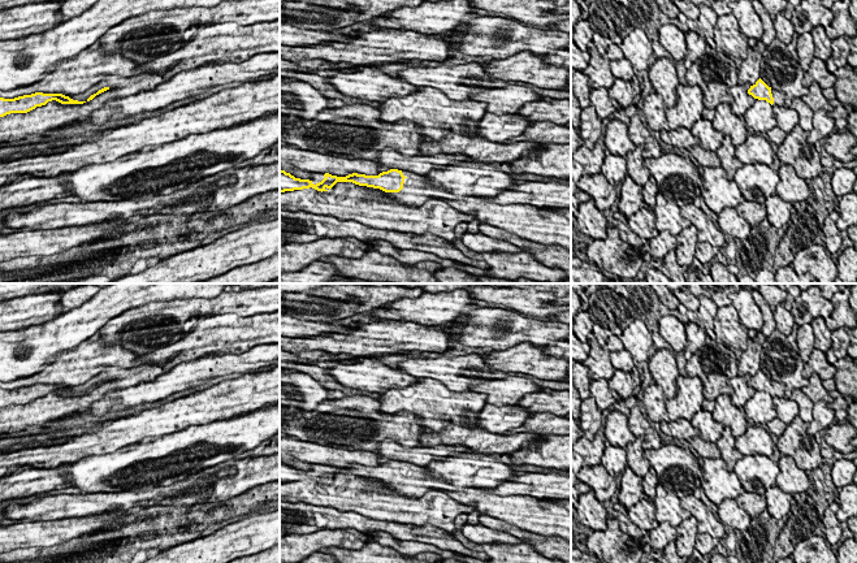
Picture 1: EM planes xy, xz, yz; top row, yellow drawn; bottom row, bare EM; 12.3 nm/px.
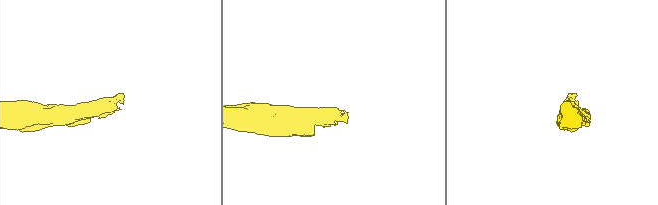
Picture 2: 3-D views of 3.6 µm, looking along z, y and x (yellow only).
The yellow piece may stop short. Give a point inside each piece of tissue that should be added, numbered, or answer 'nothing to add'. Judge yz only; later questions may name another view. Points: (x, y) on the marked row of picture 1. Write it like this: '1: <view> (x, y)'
1: yz (778, 96)

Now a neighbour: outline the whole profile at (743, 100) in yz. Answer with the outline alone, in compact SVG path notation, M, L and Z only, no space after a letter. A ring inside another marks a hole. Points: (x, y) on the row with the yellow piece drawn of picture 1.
M750 83L736 85L727 90L727 92L733 98L731 112L741 120L744 120L746 109L752 107L756 101L756 99L748 94L750 86Z

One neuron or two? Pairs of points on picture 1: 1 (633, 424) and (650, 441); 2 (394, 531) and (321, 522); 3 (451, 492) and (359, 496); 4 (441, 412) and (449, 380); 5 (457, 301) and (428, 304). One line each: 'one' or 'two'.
1: one
2: one
3: two
4: two
5: one

